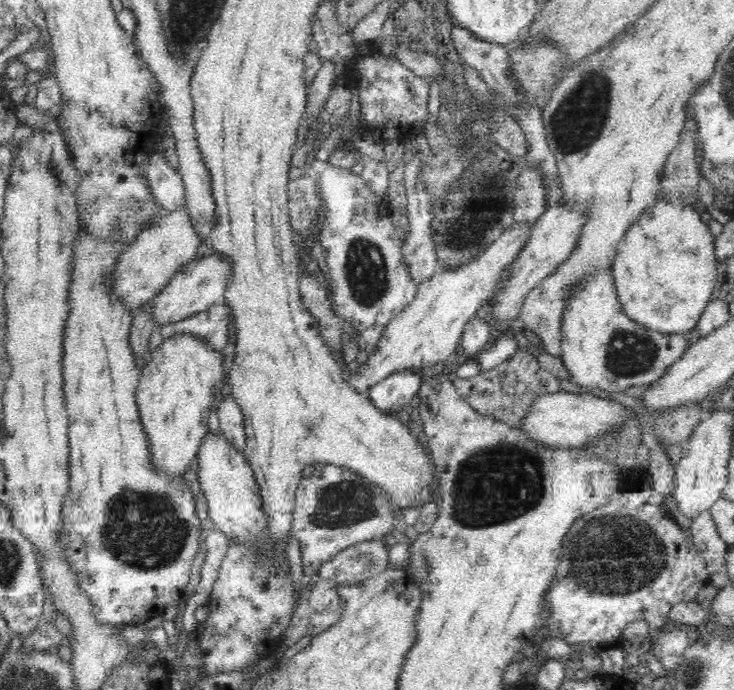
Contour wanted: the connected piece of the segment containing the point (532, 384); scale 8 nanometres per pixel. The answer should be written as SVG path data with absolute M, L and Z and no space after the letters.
M520 347L514 356L494 370L480 372L465 380L458 378L452 380L462 400L465 400L478 414L492 415L515 429L526 426L526 420L529 419L530 412L533 412L534 404L542 396L558 394L564 390L560 377L554 376L540 366L538 355L526 347Z

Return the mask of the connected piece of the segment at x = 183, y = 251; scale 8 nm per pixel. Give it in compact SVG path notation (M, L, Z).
M185 202L180 209L154 211L122 253L117 268L117 290L125 297L130 308L136 310L142 304L151 302L184 265L197 257L198 246L203 240L202 233L194 224L192 211Z

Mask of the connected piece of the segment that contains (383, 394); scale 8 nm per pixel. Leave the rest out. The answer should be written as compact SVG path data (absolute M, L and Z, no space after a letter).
M404 367L379 380L368 391L374 403L384 412L399 414L410 400L418 395L424 384L426 372L422 367Z

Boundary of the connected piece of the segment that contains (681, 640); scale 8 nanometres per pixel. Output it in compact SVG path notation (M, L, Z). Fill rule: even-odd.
M675 629L661 633L655 642L654 653L662 659L662 663L668 670L672 670L681 663L682 655L692 639L693 637L686 630Z

